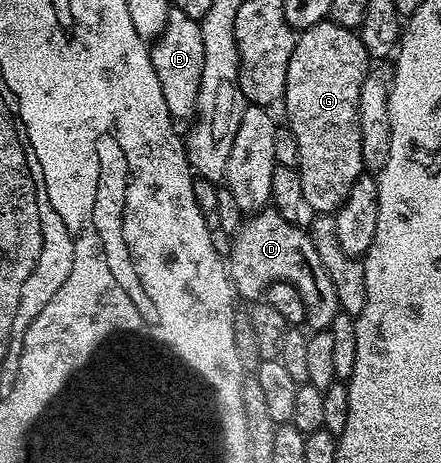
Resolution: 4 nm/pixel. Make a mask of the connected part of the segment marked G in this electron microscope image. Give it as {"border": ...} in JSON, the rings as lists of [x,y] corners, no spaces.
{"border":[[[323,19],[321,23],[315,23],[299,32],[296,36],[296,44],[294,45],[294,53],[290,53],[290,65],[286,69],[286,89],[284,90],[284,98],[282,100],[282,108],[288,114],[286,125],[294,133],[294,141],[298,141],[298,170],[302,177],[302,197],[305,204],[316,213],[334,213],[342,205],[342,201],[346,201],[346,197],[350,193],[350,189],[354,185],[354,181],[358,181],[360,175],[365,174],[366,168],[362,161],[362,137],[360,136],[360,110],[358,109],[358,93],[362,93],[362,81],[368,76],[370,70],[370,60],[368,51],[362,45],[359,34],[353,28],[343,27],[337,23],[333,23],[331,19]]]}

